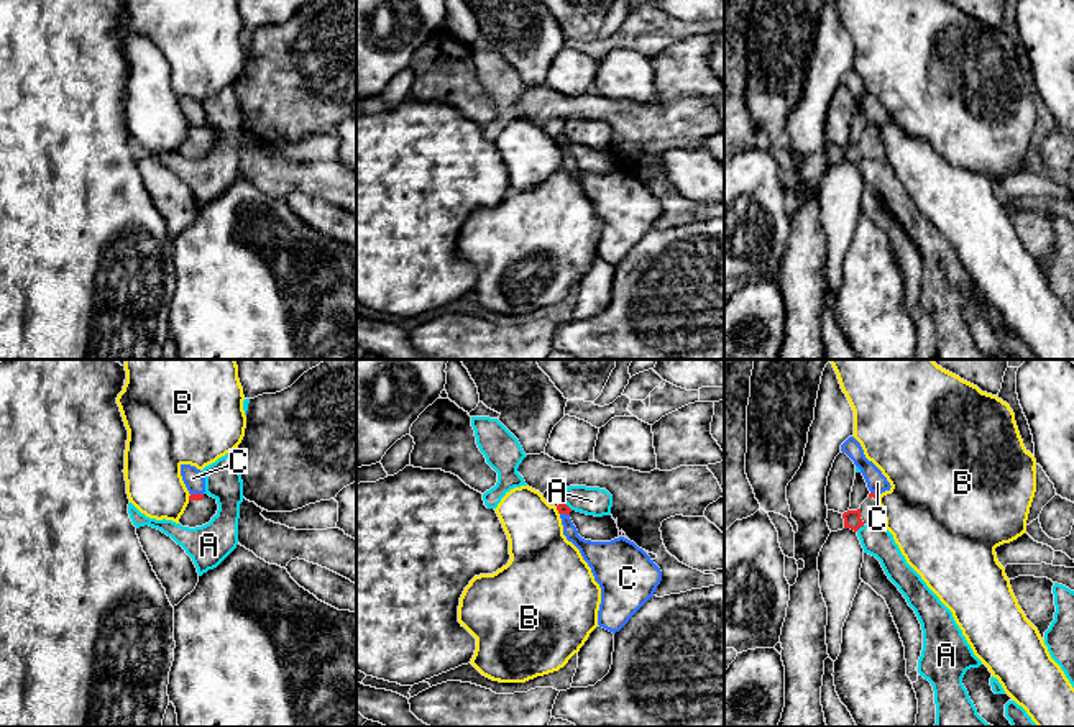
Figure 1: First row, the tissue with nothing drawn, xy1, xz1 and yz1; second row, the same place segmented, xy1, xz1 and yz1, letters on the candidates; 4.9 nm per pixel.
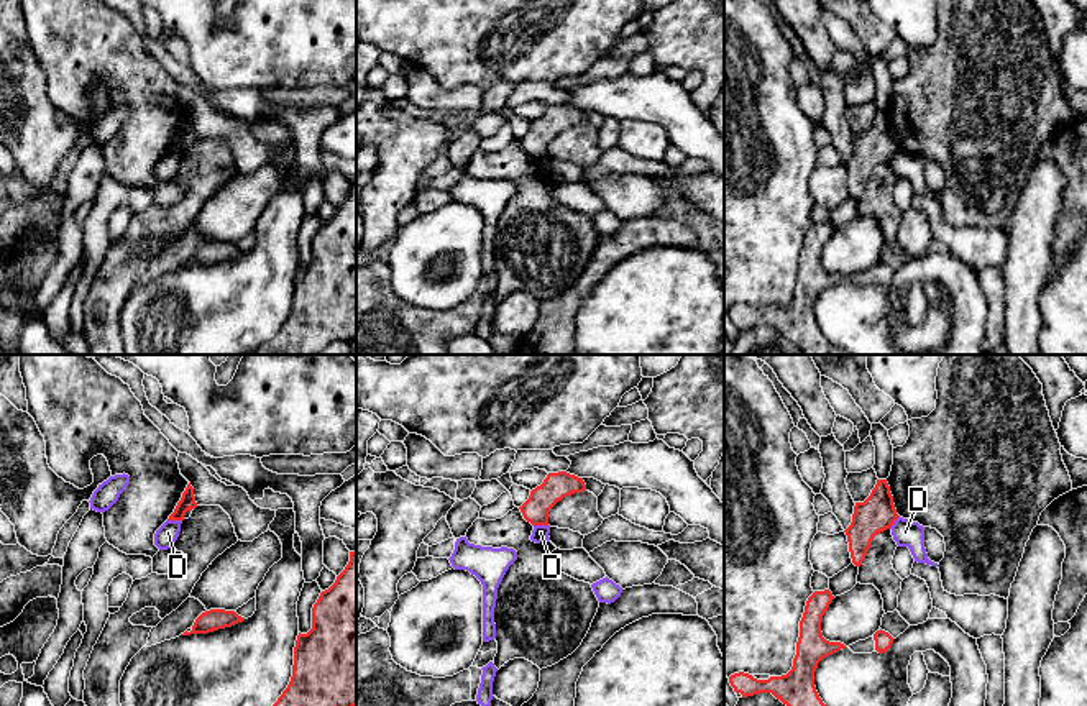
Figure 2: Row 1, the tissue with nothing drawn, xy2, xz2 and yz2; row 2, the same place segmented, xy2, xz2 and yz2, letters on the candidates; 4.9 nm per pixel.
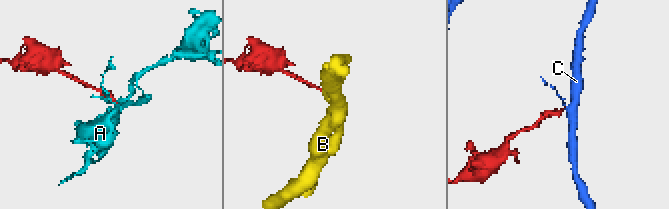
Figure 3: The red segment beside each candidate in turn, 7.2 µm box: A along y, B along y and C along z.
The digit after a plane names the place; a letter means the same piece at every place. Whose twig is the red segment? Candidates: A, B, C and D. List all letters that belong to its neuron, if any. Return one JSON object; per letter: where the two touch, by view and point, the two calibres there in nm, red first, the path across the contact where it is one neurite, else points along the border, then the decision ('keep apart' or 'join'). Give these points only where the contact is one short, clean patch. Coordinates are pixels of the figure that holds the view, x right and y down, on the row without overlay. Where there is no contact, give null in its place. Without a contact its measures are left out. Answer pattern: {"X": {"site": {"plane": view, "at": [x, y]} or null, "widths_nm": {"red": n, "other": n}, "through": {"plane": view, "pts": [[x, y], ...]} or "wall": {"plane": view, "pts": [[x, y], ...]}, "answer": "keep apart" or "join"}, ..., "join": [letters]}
{"A": {"site": {"plane": "yz1", "at": [859, 160]}, "widths_nm": {"red": 90, "other": 140}, "answer": "keep apart"}, "B": {"site": {"plane": "xz1", "at": [557, 141]}, "widths_nm": {"red": 50, "other": 300}, "wall": {"plane": "xz1", "pts": [[555, 140], [559, 146]]}, "answer": "keep apart"}, "C": {"site": {"plane": "xy1", "at": [197, 127]}, "widths_nm": {"red": 30, "other": 100}, "wall": {"plane": "xy1", "pts": [[191, 125], [202, 127]]}, "answer": "keep apart"}, "D": {"site": {"plane": "xy2", "at": [174, 151]}, "widths_nm": {"red": 80, "other": 100}, "wall": {"plane": "xy2", "pts": [[168, 151], [181, 153]]}, "answer": "keep apart"}, "join": []}

